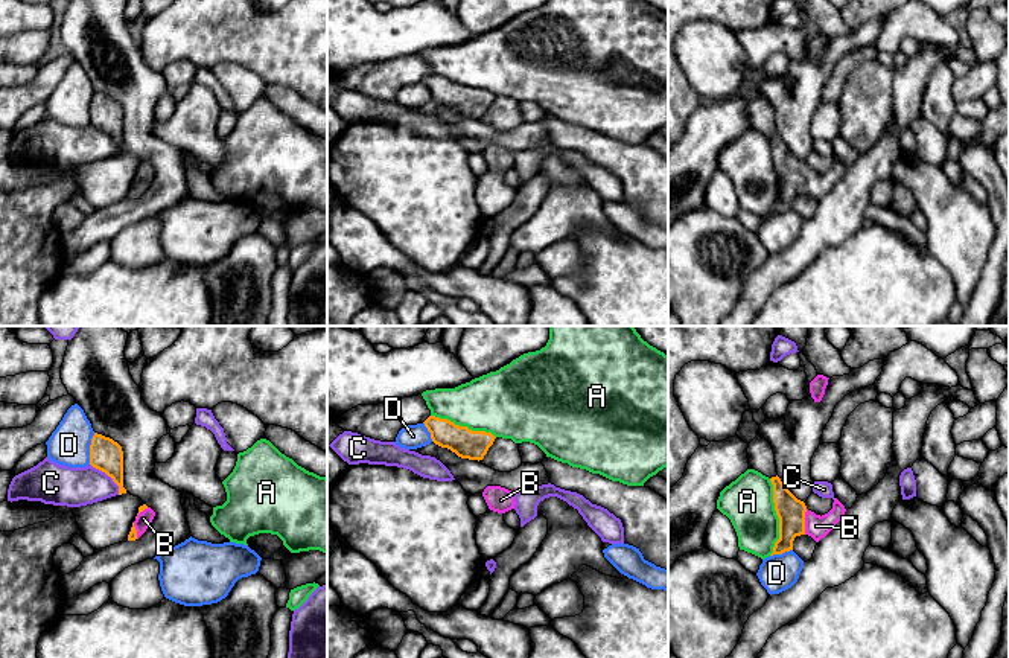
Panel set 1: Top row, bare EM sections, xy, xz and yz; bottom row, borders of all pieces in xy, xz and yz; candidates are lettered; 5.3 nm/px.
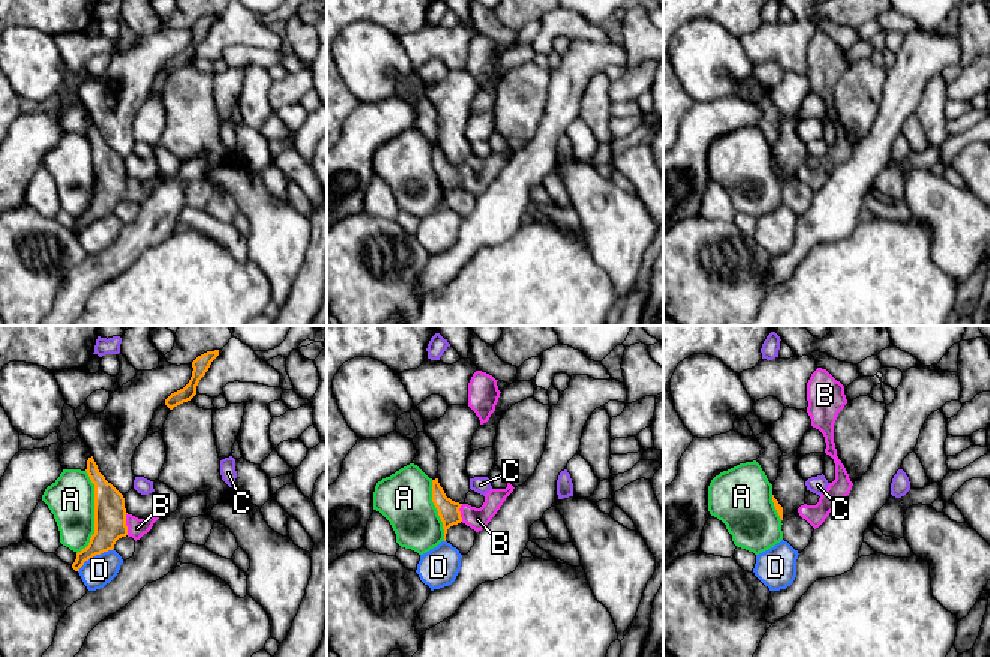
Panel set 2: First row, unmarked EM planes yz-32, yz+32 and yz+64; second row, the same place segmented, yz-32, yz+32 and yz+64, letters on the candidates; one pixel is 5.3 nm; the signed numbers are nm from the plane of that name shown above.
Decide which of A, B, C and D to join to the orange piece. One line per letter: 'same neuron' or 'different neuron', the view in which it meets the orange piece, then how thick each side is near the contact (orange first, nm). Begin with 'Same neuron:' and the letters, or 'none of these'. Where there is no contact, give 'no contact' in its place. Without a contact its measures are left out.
Same neuron: B
A: different neuron; contact in yz; calibres 150 and 260 nm
B: same neuron; contact in yz; calibres 150 and 120 nm
C: different neuron; contact in xy; calibres 170 and 200 nm
D: different neuron; contact in xy; calibres 170 and 220 nm

